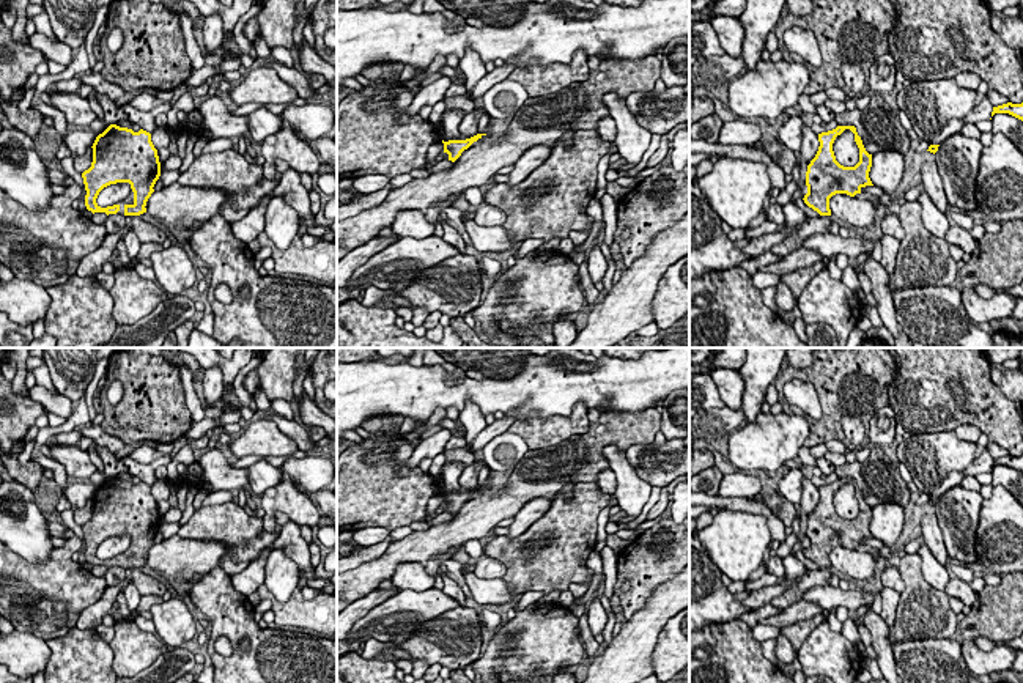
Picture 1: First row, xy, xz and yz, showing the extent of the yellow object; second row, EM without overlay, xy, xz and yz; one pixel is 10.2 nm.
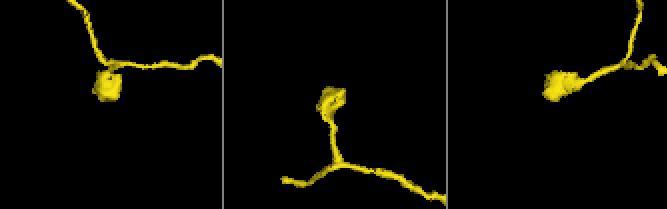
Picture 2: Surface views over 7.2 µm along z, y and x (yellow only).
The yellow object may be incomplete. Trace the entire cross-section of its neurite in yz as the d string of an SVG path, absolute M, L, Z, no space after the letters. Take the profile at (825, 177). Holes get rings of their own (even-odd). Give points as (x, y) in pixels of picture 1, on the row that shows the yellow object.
M837 126L833 131L818 134L818 151L807 165L804 203L820 216L831 216L829 198L836 194L855 197L866 186L873 186L869 172L872 154L862 145L855 126ZM845 129L855 134L859 148L859 162L855 167L844 167L836 161L833 143Z

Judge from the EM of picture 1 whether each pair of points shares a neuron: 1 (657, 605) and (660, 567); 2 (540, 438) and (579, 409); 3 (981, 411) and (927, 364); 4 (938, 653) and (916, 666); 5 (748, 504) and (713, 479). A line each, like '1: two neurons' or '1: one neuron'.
1: two neurons
2: one neuron
3: one neuron
4: one neuron
5: two neurons

